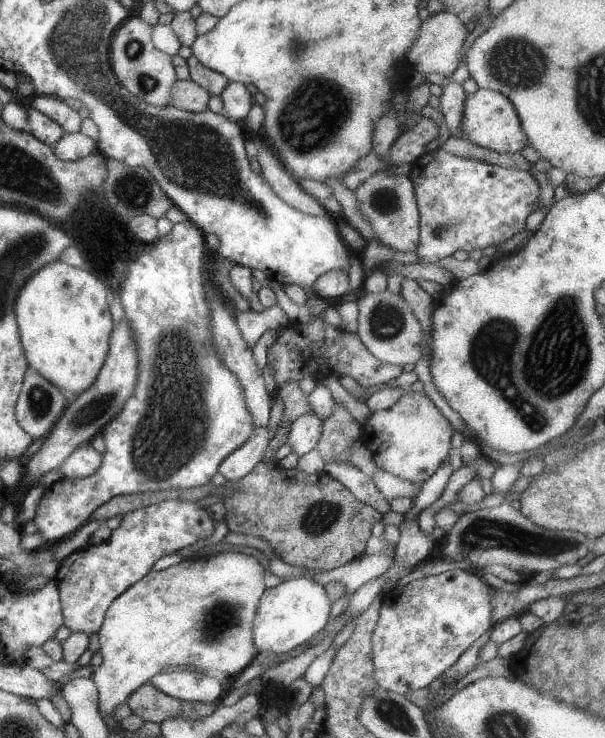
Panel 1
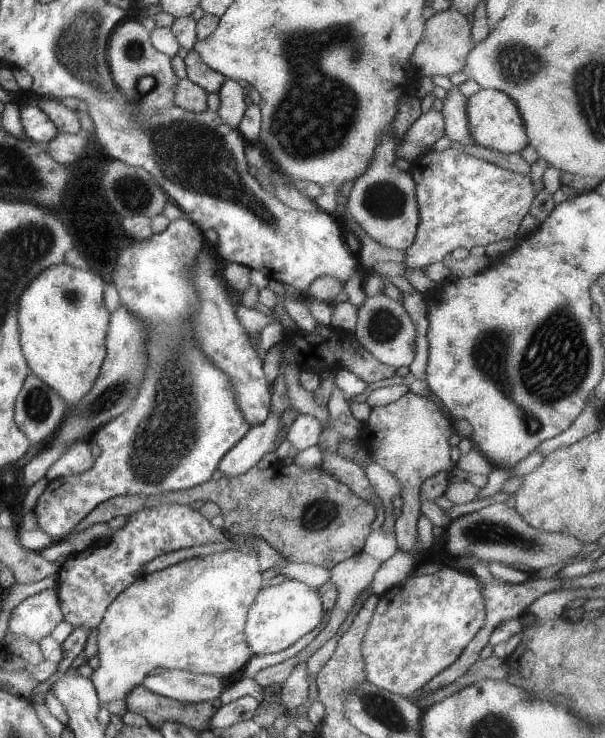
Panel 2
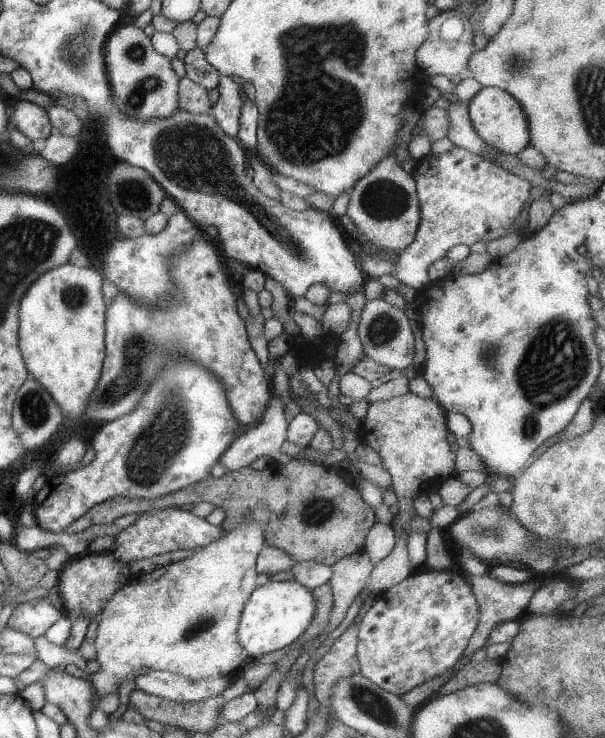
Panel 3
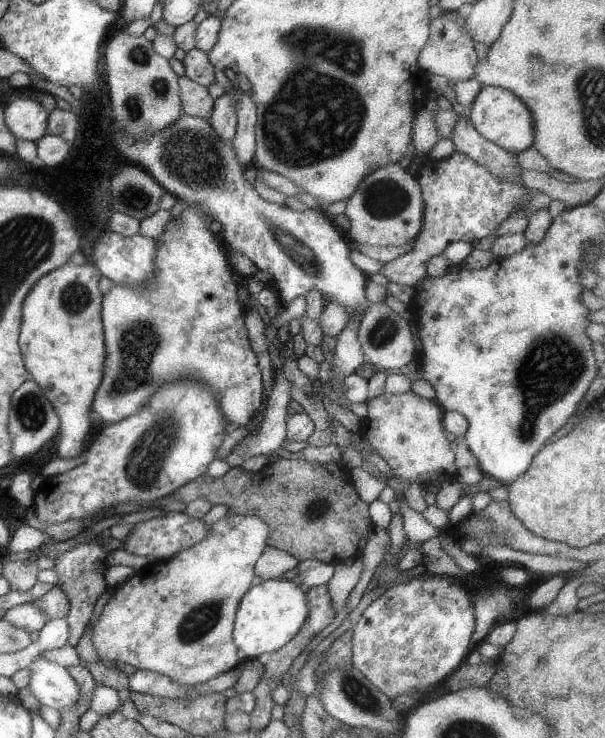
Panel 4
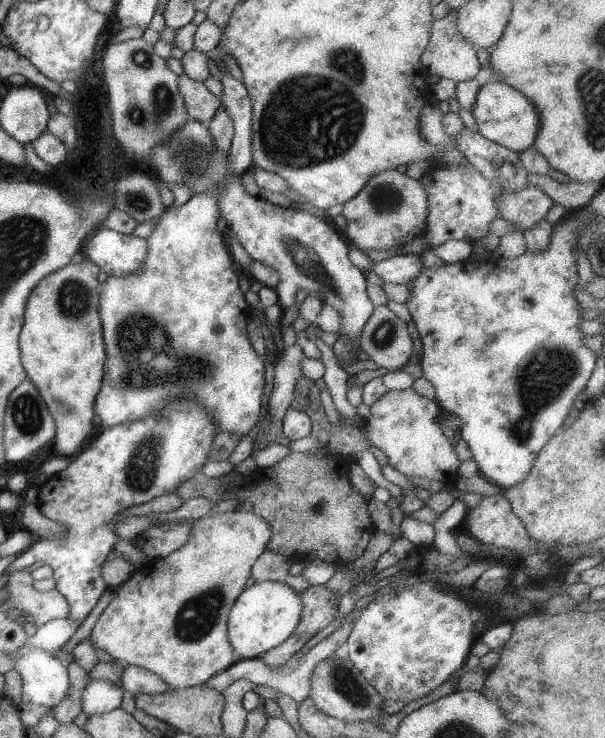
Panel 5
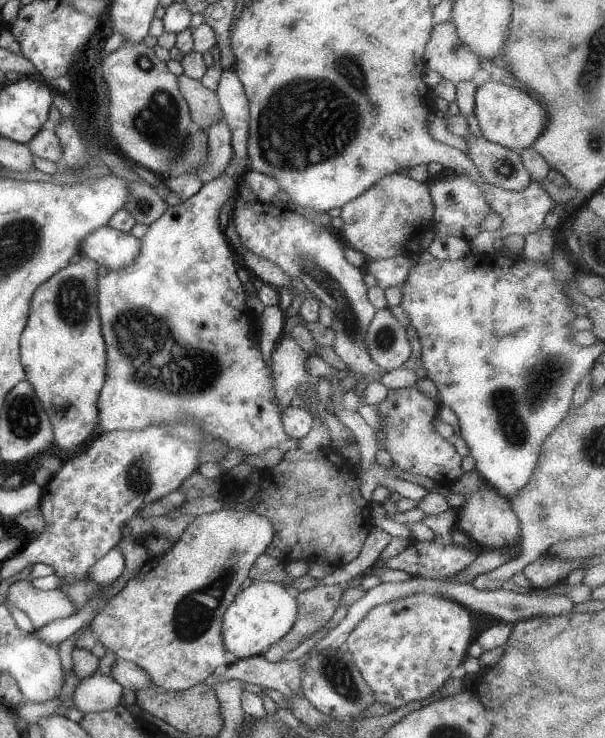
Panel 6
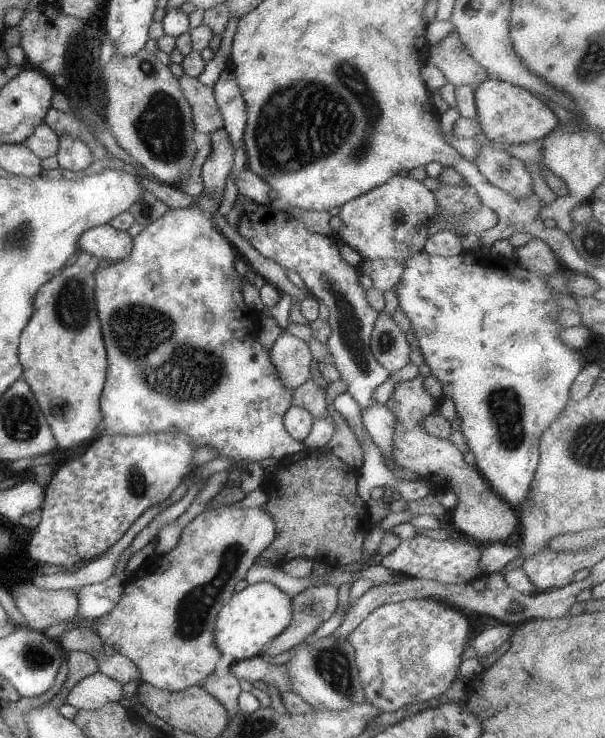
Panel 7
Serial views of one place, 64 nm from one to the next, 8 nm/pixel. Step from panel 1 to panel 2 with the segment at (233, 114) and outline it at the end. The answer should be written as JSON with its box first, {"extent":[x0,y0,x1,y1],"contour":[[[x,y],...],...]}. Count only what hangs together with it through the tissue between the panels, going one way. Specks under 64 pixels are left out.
{"extent":[216,77,249,130],"contour":[[[226,77],[217,94],[220,98],[220,106],[216,114],[224,124],[228,124],[234,130],[238,129],[249,102],[244,88],[236,82],[235,78]]]}

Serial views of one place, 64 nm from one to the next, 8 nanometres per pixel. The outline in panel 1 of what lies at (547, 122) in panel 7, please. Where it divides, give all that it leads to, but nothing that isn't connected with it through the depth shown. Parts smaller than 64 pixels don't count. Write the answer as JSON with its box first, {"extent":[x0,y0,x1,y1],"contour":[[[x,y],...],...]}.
{"extent":[462,89,529,153],"contour":[[[479,89],[468,95],[464,116],[462,116],[462,134],[464,134],[463,138],[472,144],[498,153],[521,153],[529,145],[510,98],[491,89]]]}

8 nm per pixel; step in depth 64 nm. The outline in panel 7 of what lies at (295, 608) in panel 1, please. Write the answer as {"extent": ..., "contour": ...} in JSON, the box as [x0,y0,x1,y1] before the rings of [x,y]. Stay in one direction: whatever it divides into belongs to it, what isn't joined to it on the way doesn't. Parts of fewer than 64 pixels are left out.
{"extent":[215,582,293,661],"contour":[[[258,582],[249,585],[241,592],[235,592],[232,599],[220,610],[218,619],[215,623],[215,644],[222,655],[230,655],[235,661],[250,659],[257,655],[263,655],[272,640],[275,640],[288,624],[292,623],[292,602],[293,598],[279,590],[270,582]]]}

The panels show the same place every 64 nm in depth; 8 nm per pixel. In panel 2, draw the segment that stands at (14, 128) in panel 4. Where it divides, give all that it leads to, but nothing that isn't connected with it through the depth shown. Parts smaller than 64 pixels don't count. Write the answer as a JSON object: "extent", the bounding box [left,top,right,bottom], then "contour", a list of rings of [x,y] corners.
{"extent":[20,105,57,143],"contour":[[[35,105],[21,106],[20,122],[27,139],[48,143],[57,136],[56,126],[49,120],[48,114]]]}

